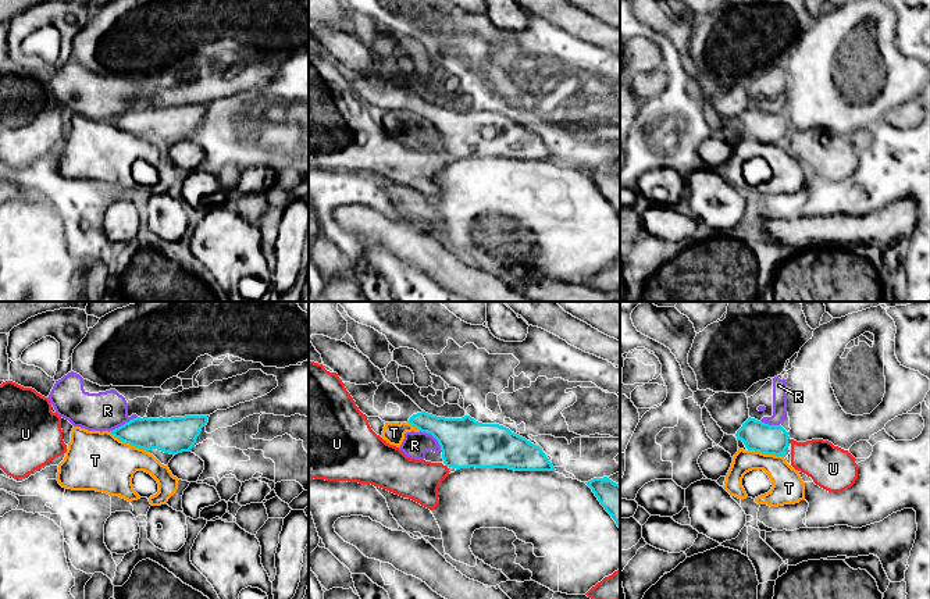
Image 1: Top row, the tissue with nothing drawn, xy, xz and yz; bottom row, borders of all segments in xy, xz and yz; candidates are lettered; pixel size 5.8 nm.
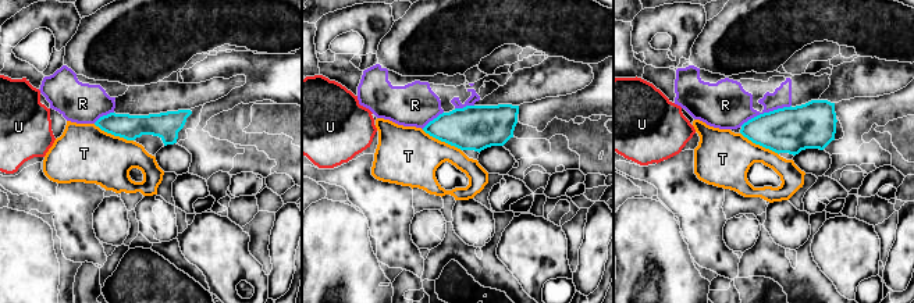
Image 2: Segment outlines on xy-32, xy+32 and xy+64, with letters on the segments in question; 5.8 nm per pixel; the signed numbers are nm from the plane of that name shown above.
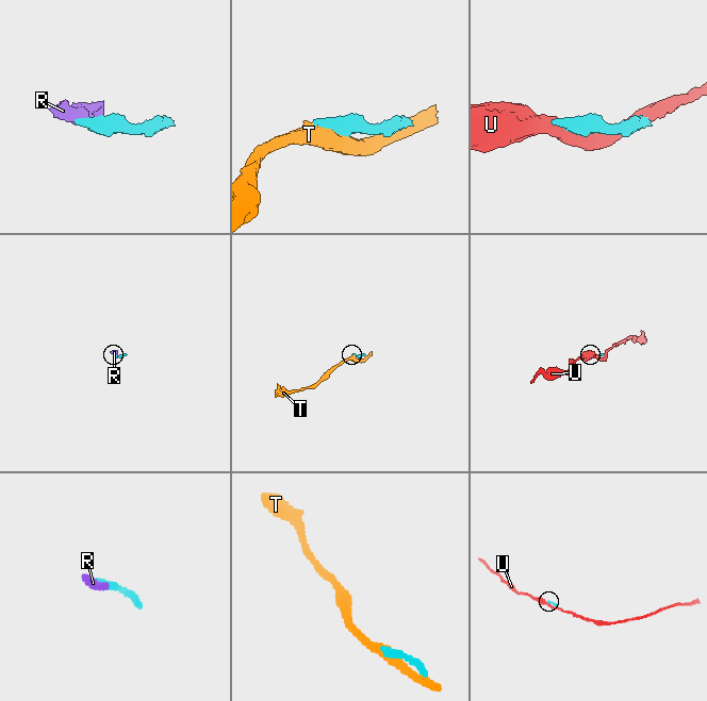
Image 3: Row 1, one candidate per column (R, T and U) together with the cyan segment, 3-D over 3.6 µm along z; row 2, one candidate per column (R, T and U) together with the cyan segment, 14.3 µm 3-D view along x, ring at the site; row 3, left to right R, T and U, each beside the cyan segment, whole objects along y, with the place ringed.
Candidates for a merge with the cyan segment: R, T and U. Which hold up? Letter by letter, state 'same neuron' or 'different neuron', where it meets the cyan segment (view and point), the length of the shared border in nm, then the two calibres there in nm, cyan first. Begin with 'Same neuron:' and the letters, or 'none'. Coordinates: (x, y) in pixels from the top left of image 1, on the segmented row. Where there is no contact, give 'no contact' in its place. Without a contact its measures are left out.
Same neuron: none
R: different neuron; meets cyan in xy at (124, 424); contact 190 nm long; 190 nm thick on the cyan side, 220 nm on the other
T: different neuron; meets cyan in xy at (129, 444); contact 260 nm long; 200 nm thick on the cyan side, 340 nm on the other
U: different neuron; meets cyan in yz at (787, 441); contact 30 nm long; 180 nm thick on the cyan side, 240 nm on the other

